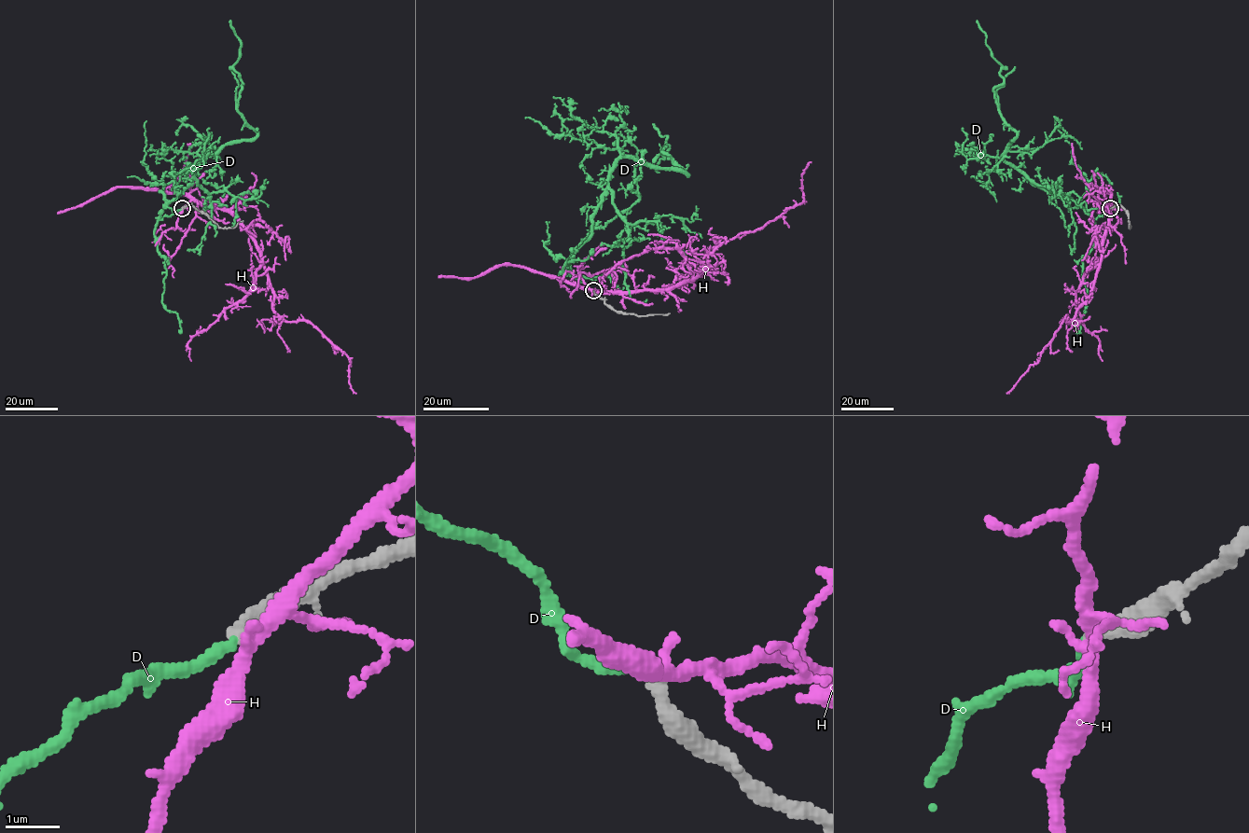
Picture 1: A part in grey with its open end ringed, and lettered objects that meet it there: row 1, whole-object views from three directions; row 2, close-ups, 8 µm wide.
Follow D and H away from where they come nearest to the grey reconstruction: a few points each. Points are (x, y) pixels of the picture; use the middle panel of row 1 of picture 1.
D: (593, 290), (566, 261), (615, 163), (686, 175), (668, 145), (658, 156), (667, 137), (654, 124)
H: (594, 290), (669, 289), (688, 282), (707, 266), (707, 252), (761, 229), (803, 200), (802, 173), (811, 162)

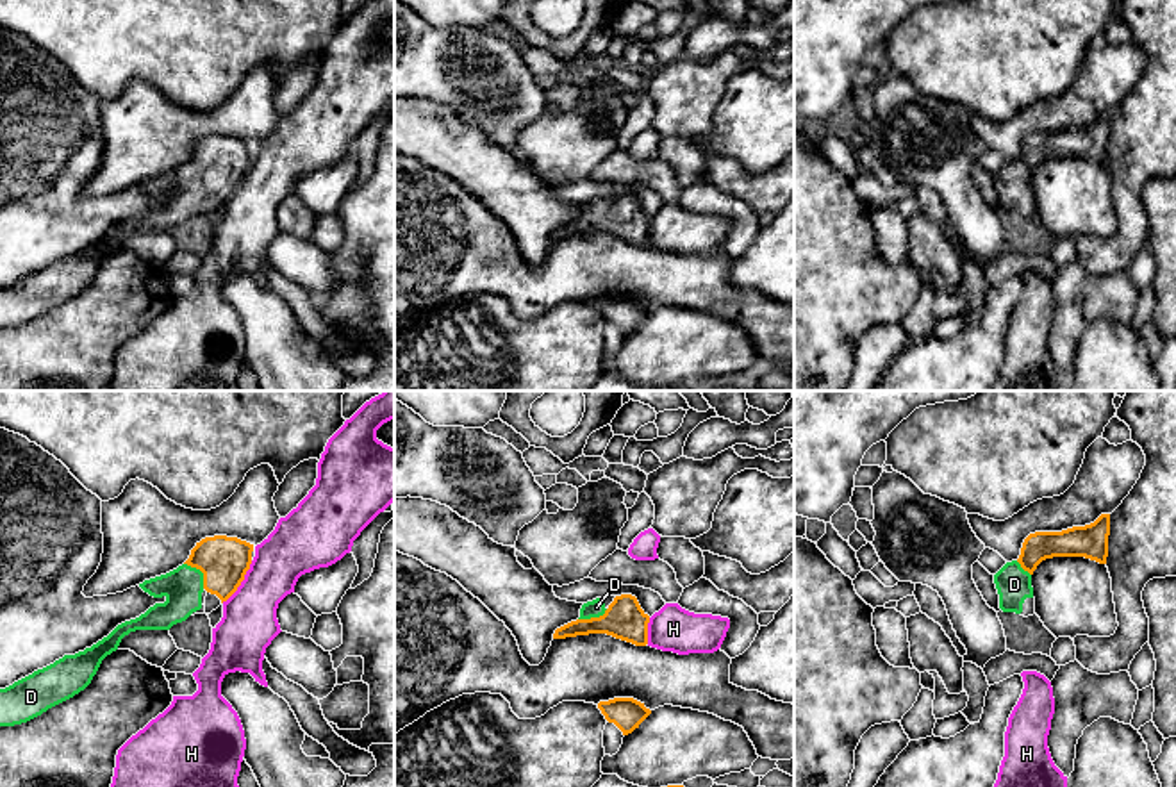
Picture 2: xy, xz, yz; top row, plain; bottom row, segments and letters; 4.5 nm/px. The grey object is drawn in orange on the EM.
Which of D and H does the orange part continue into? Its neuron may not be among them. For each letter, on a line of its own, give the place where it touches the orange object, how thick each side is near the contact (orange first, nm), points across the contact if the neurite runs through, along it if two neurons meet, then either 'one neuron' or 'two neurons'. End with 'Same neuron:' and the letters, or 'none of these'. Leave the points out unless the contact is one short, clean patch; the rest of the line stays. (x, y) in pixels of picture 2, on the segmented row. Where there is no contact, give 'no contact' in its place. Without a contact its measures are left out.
D: xy (200, 570) | 220/180 nm | across xy (223, 561), (200, 570), (182, 588) | one neuron
H: xy (241, 580) | 220/260 nm | along xy (252, 561), (241, 584), (222, 602) | two neurons
Same neuron: D

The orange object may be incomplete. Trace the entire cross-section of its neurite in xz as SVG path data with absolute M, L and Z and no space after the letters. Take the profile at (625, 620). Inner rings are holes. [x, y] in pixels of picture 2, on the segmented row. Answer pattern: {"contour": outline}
{"contour": "M632 594L616 596L607 607L605 598L587 601L580 617L555 630L553 639L566 639L589 634L607 634L635 646L648 644L650 616Z"}

